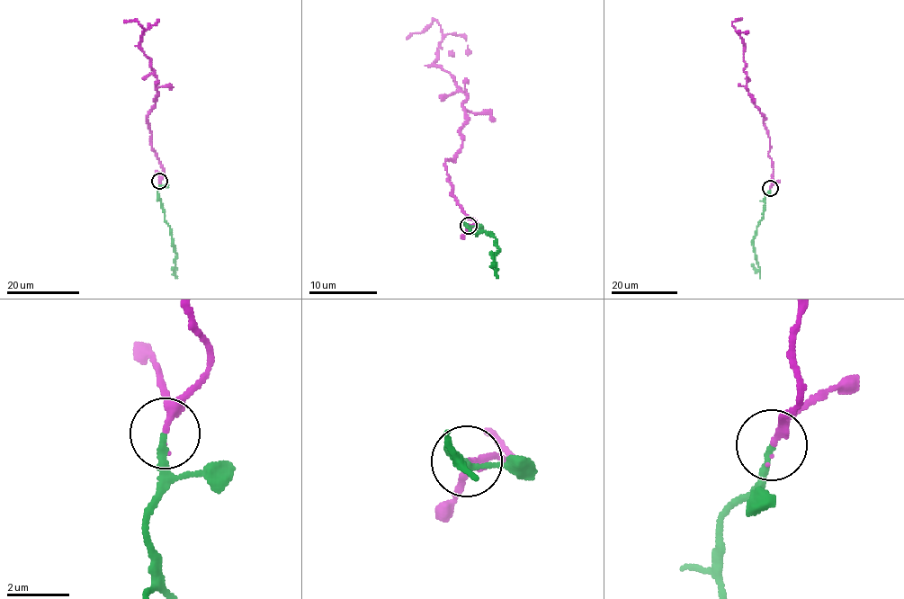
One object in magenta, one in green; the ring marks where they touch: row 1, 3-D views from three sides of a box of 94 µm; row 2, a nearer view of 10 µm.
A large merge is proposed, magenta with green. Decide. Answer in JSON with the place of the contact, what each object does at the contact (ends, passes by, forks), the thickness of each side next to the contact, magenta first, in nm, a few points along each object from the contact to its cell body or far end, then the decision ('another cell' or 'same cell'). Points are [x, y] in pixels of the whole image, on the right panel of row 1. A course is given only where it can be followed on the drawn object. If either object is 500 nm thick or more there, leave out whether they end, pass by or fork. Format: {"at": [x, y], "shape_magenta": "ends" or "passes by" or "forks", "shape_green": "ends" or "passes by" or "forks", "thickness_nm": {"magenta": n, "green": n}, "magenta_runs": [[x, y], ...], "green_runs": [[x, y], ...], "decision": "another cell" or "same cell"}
{"at": [770, 188], "shape_magenta": "passes by", "shape_green": "ends", "thickness_nm": {"magenta": 190, "green": 200}, "magenta_runs": [[770, 187], [768, 130], [765, 116], [748, 93], [745, 48], [737, 32], [746, 33]], "green_runs": [[770, 187], [765, 197], [763, 218], [753, 240], [759, 270], [752, 263]], "decision": "same cell"}

